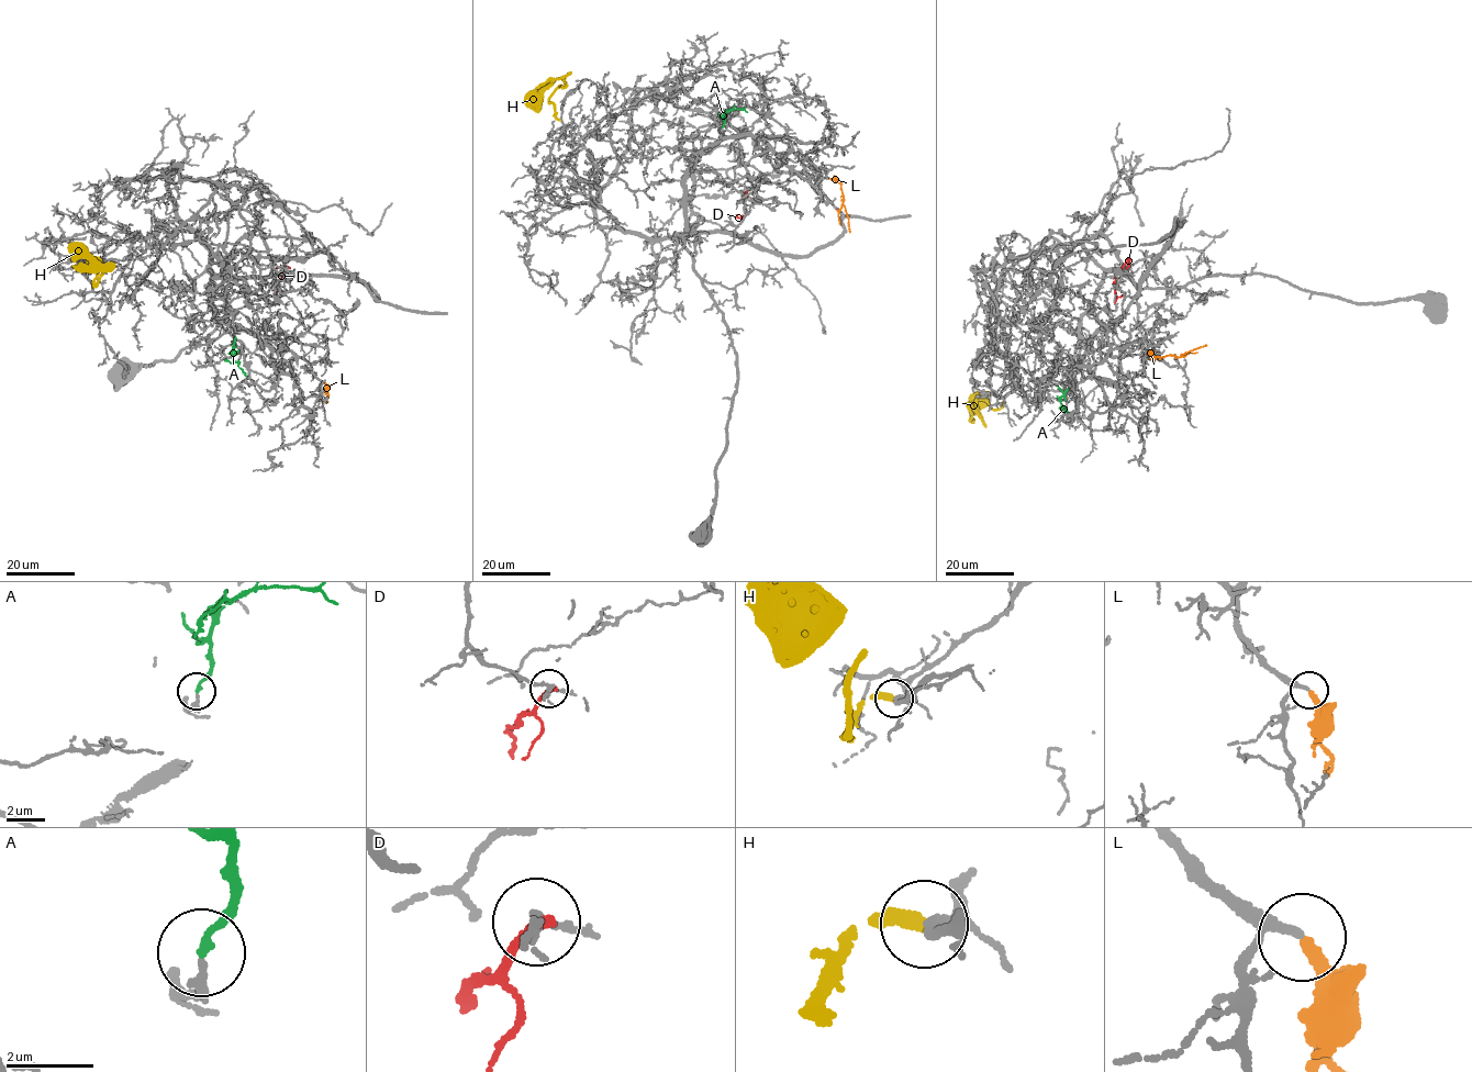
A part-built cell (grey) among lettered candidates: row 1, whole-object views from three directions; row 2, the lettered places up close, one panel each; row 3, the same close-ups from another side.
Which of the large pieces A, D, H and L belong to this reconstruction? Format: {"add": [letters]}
{"add": ["A", "L"]}

